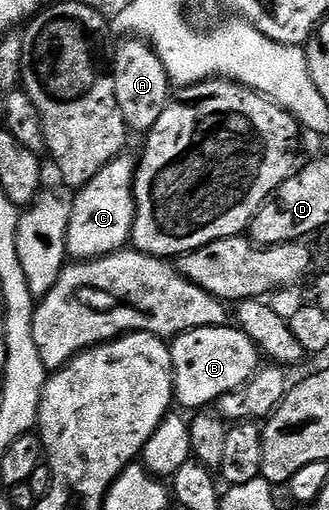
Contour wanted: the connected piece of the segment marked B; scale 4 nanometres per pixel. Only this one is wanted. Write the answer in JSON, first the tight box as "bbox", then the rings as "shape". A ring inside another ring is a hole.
{"bbox":[170,324,262,412],"shape":[[[232,324],[207,326],[177,334],[171,339],[170,349],[174,402],[177,407],[185,406],[191,412],[203,411],[216,403],[223,394],[246,385],[262,362],[262,355],[250,336]]]}

